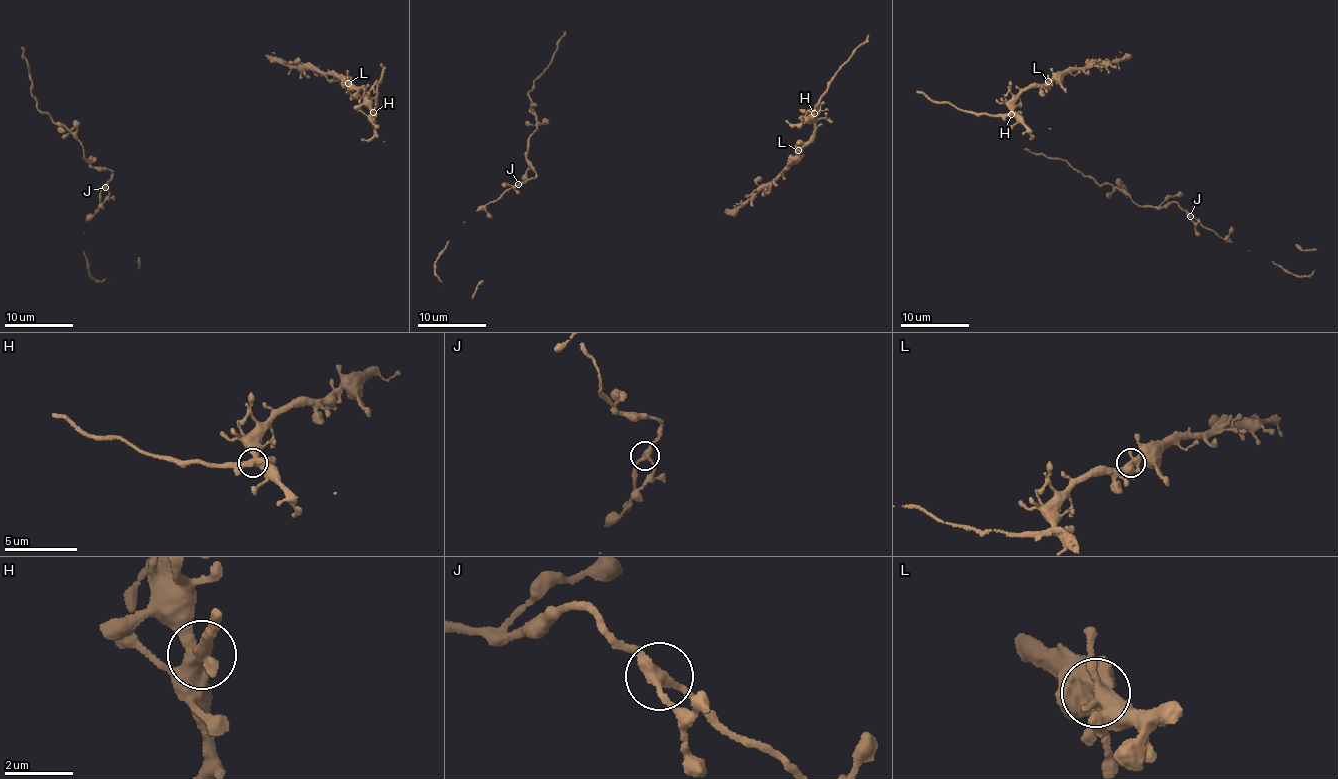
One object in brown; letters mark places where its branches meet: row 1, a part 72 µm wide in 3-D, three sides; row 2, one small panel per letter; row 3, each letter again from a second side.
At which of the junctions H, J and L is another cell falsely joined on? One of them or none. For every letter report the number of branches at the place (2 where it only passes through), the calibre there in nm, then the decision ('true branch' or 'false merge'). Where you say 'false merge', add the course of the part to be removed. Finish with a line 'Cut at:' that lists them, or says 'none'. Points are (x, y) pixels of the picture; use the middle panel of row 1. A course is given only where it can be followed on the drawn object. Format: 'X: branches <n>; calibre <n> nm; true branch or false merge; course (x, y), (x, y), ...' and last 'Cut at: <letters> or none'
H: branches 3; calibre 400 nm; false merge; course (813, 112), (835, 72), (869, 35)
J: branches 3; calibre 260 nm; true branch
L: branches 3; calibre 380 nm; true branch
Cut at: H

